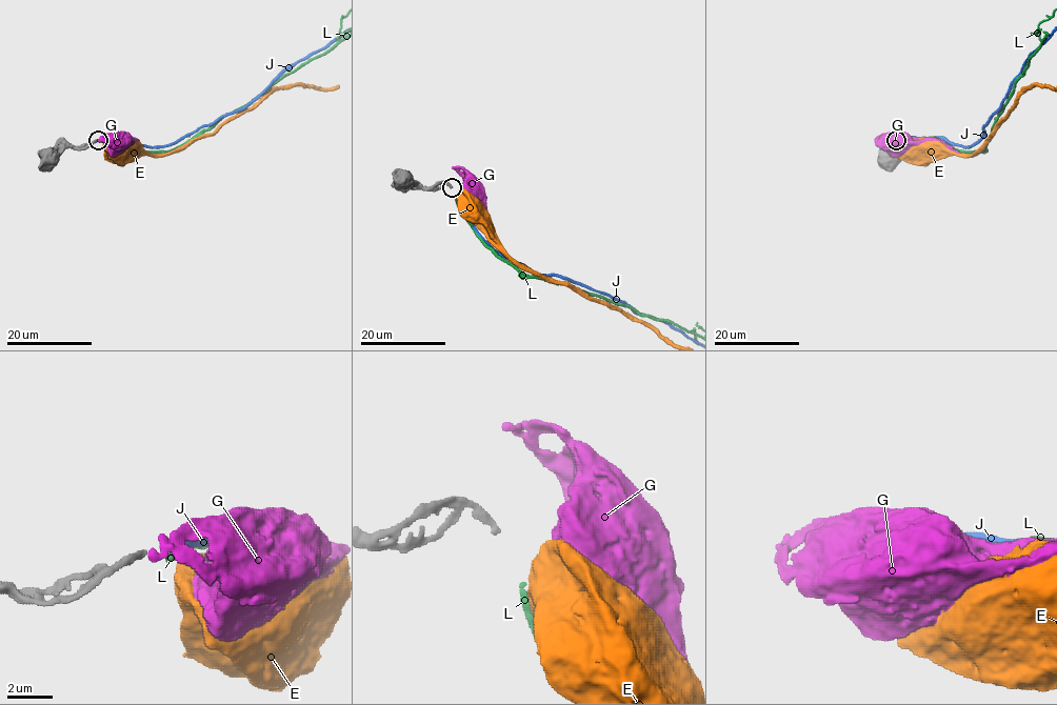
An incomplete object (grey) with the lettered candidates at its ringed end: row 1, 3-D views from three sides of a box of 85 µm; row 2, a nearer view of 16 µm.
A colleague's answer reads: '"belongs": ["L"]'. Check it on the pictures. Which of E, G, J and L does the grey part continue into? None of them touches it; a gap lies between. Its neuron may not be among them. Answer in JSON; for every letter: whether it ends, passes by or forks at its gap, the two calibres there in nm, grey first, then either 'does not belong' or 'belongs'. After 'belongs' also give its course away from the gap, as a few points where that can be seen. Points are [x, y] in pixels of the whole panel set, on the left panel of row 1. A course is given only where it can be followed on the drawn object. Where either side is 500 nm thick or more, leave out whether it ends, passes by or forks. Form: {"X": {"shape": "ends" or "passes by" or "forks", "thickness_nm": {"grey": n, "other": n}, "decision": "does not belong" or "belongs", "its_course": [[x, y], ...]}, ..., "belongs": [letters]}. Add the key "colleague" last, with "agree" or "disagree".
{"E": {"thickness_nm": {"grey": 280, "other": 750}, "decision": "does not belong"}, "G": {"thickness_nm": {"grey": 280, "other": 950}, "decision": "does not belong"}, "J": {"shape": "ends", "thickness_nm": {"grey": 280, "other": 360}, "decision": "does not belong"}, "L": {"shape": "ends", "thickness_nm": {"grey": 280, "other": 320}, "decision": "belongs"}, "belongs": ["L"], "colleague": "agree"}

